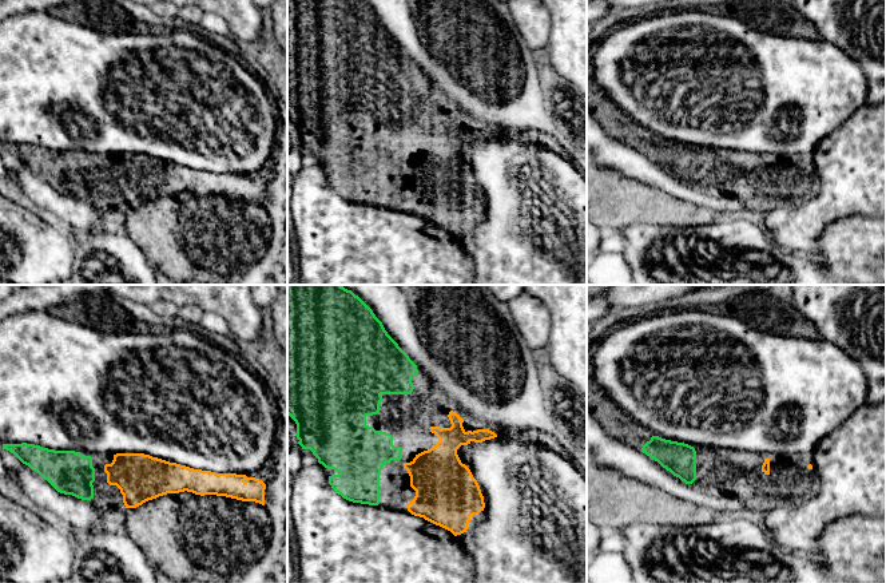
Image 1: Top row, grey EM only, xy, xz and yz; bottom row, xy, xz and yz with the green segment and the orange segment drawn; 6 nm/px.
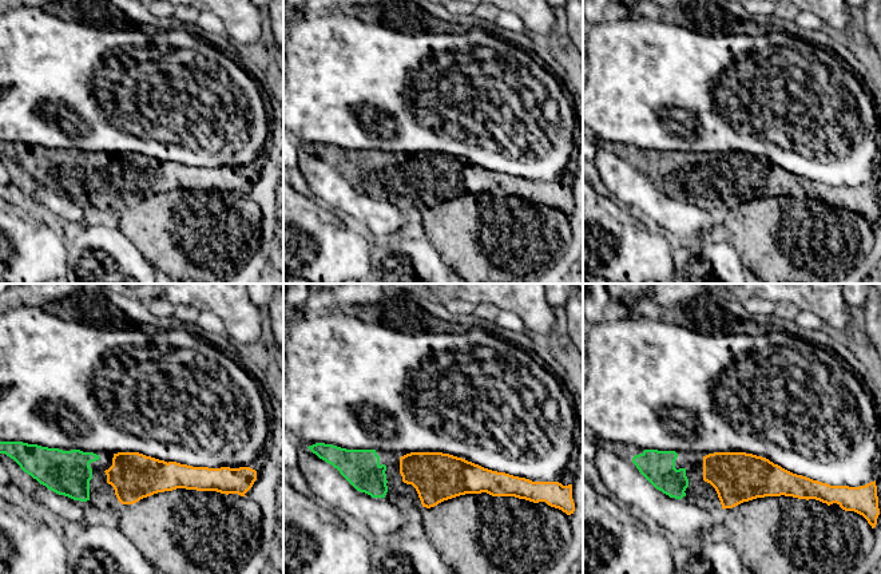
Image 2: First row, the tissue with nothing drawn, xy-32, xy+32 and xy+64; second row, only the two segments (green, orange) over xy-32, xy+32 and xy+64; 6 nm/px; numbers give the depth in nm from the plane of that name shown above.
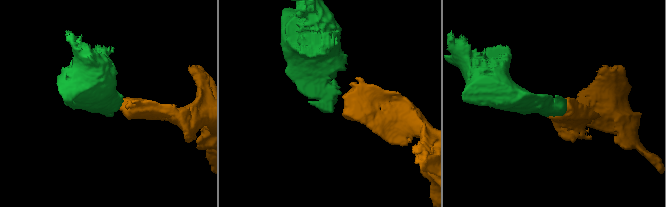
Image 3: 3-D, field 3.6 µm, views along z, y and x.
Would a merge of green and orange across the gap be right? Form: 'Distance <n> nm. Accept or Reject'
Distance 30 nm. Accept

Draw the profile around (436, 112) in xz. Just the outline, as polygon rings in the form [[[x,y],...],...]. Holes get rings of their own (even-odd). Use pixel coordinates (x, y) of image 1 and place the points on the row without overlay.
[[[434,96],[432,102],[424,106],[424,123],[428,128],[440,127],[450,128],[450,120],[448,118],[452,110],[438,96]]]

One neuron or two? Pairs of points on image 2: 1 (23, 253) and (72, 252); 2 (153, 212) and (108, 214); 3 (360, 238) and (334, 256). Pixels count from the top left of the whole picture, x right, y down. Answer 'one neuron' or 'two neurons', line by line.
1: one neuron
2: two neurons
3: one neuron

